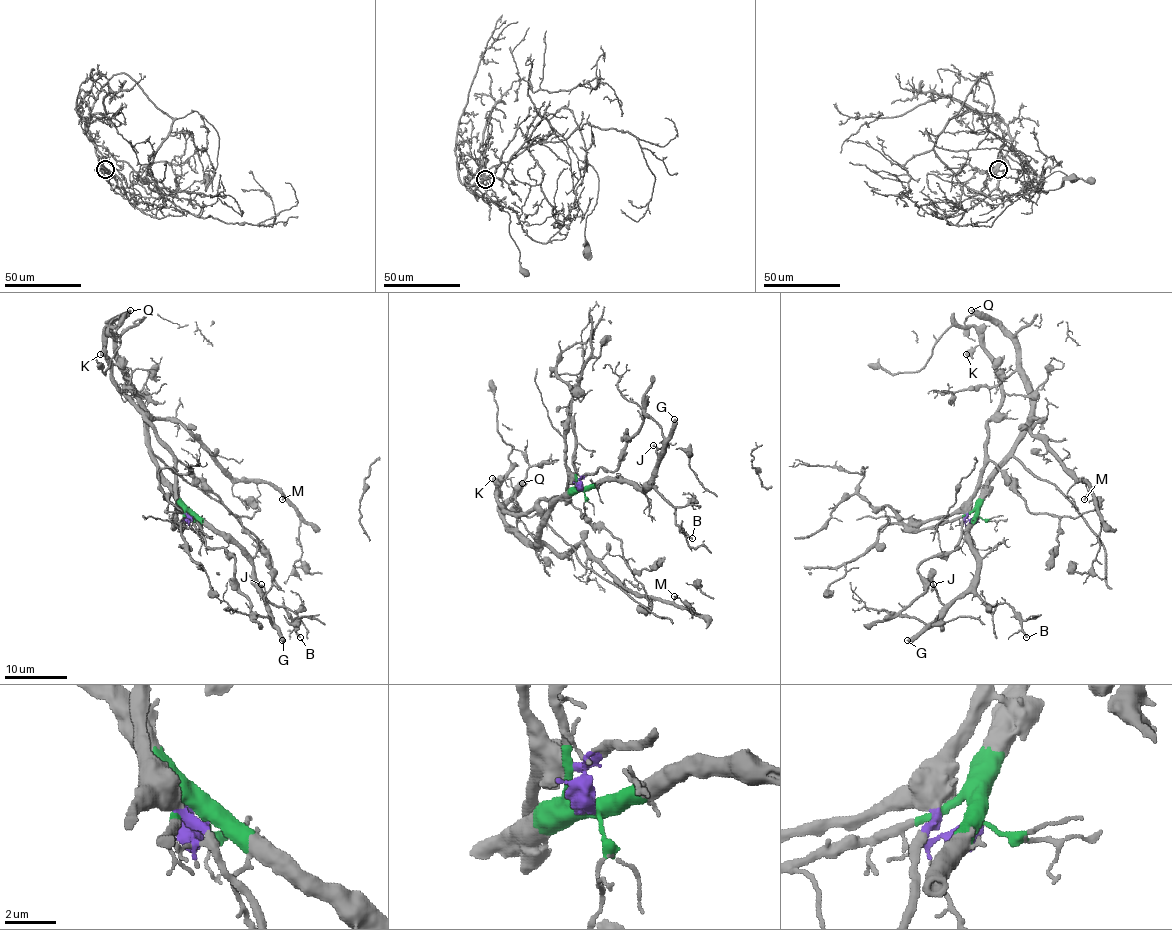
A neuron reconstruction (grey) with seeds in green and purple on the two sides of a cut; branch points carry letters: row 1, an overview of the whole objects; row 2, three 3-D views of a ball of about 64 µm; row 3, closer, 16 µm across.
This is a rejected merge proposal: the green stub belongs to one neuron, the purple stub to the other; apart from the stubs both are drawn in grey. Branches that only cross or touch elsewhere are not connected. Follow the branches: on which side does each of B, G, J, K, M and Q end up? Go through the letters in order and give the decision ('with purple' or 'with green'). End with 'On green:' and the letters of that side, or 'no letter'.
B: with green
G: with green
J: with green
K: with purple
M: with green
Q: with green
On green: B, G, J, M, Q

